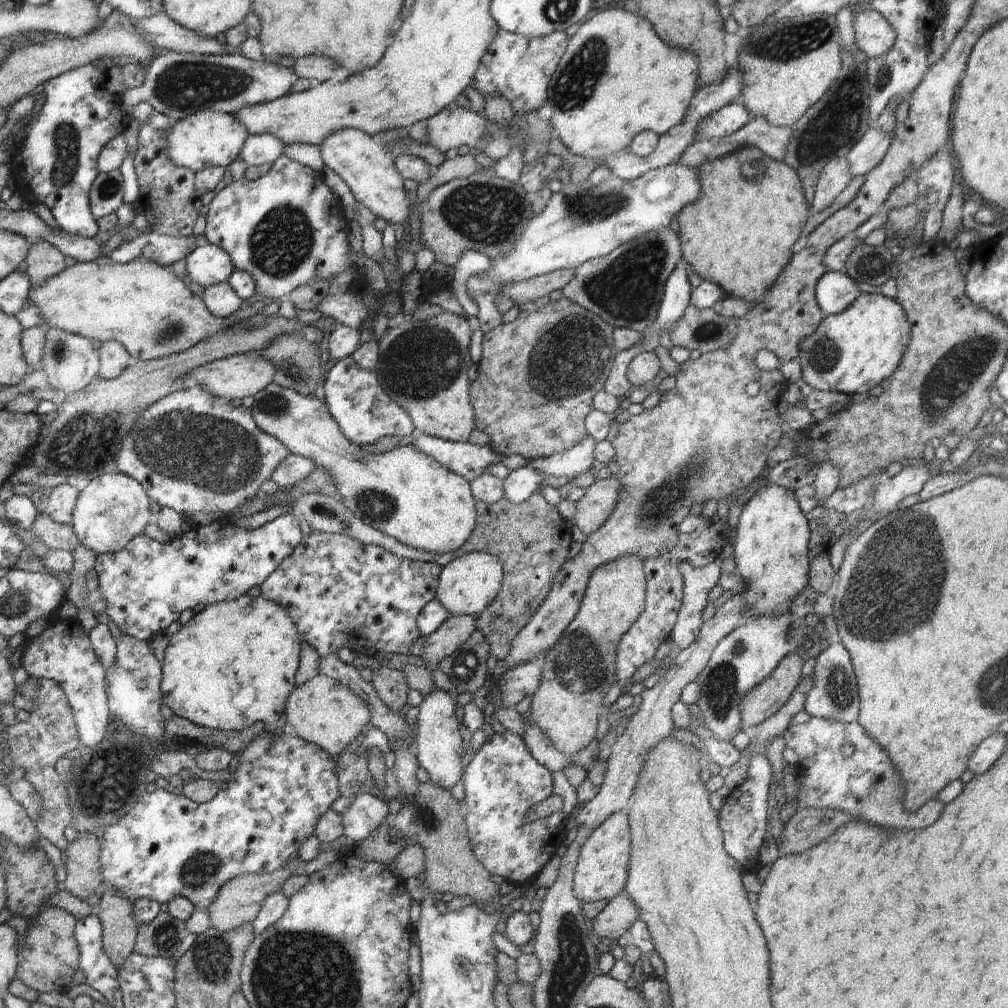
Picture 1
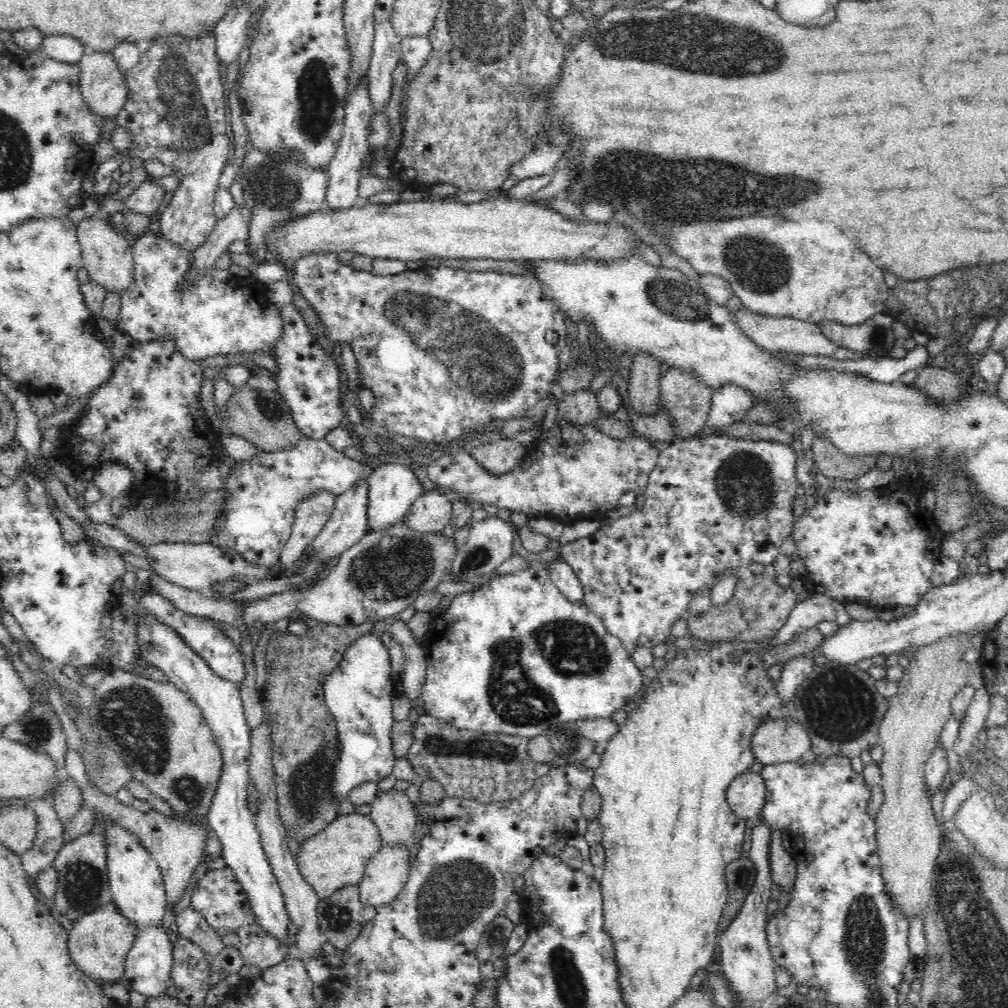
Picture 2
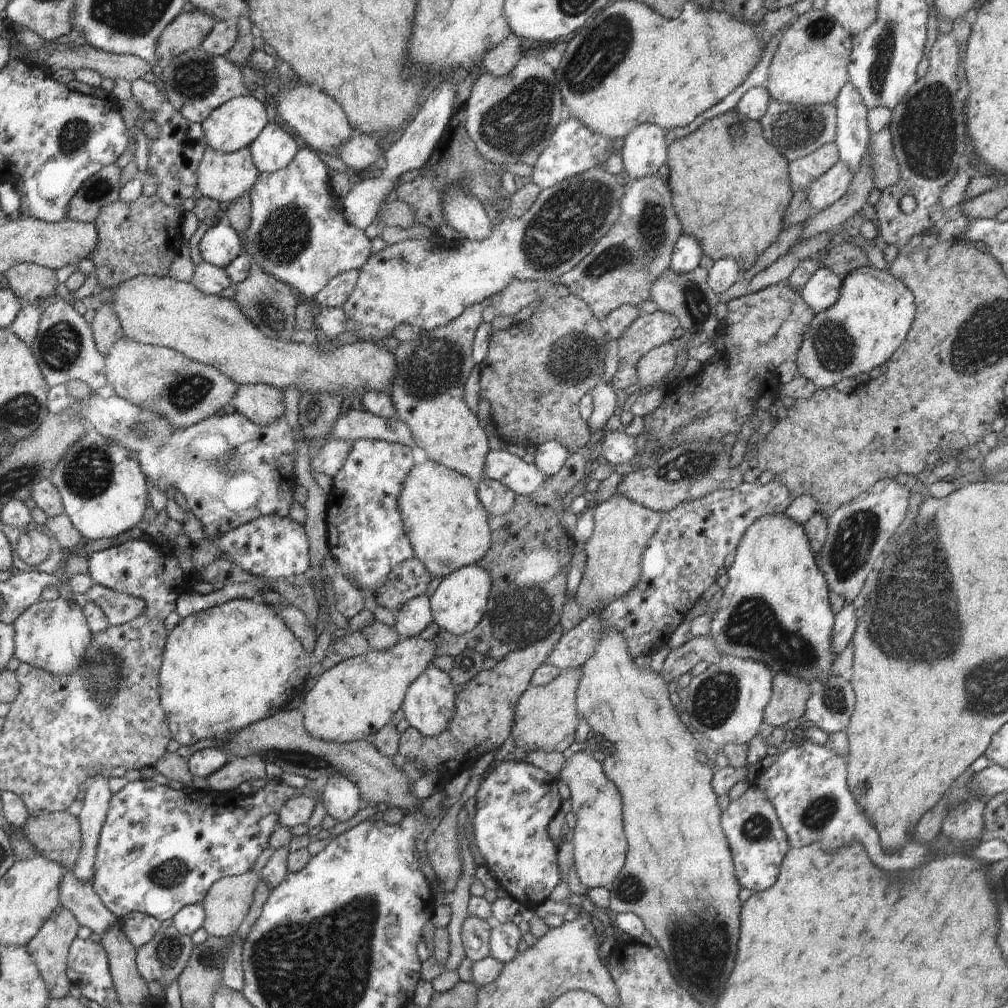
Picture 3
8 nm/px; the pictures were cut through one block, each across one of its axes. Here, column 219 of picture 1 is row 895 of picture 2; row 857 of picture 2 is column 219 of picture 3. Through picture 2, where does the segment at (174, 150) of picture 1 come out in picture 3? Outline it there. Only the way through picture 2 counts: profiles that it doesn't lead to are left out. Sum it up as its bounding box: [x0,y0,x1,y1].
[201,94,269,153]

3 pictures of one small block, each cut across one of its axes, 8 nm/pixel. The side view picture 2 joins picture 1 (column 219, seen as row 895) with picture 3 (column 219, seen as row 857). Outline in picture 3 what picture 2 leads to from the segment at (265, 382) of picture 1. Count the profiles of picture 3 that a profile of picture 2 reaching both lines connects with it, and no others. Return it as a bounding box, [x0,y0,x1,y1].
[103,336,238,429]

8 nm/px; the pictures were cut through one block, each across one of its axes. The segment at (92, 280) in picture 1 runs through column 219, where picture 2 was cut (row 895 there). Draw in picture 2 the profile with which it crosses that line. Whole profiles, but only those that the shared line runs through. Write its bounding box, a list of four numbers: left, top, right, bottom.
[297,812,381,899]

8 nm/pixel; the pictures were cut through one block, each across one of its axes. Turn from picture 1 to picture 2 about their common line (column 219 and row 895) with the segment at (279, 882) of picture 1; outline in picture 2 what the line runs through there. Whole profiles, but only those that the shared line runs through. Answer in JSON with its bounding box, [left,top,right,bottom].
[876,631,985,922]

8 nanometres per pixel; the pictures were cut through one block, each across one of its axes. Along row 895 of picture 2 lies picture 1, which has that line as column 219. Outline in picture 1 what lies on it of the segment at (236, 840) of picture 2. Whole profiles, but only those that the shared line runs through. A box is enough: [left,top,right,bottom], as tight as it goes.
[186,240,235,288]

